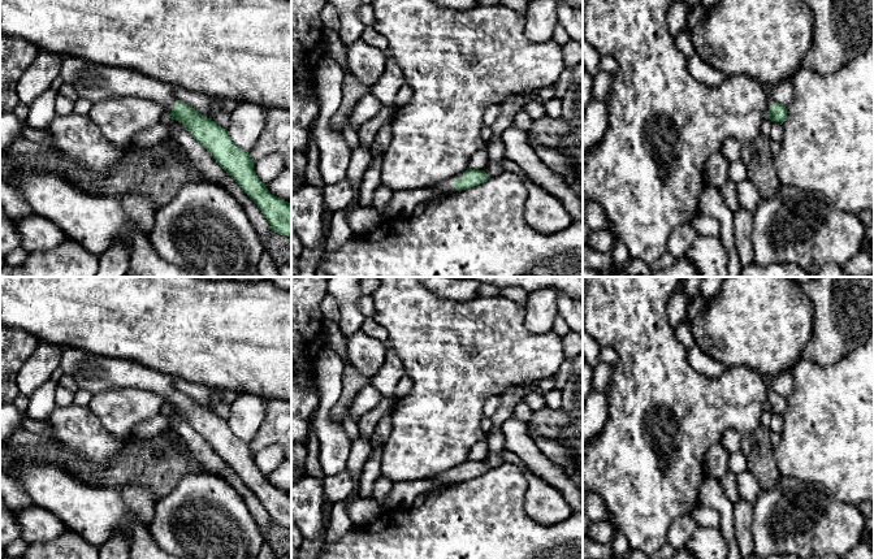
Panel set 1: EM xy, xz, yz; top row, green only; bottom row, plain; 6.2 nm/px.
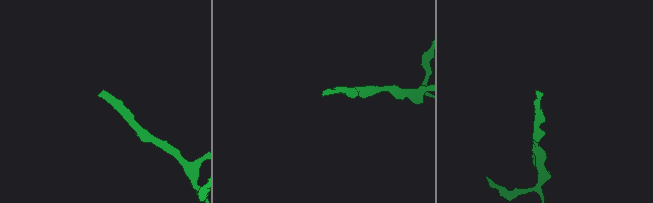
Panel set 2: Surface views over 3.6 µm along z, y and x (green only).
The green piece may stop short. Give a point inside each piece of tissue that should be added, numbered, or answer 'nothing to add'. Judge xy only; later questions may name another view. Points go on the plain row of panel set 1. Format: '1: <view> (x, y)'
1: xy (94, 373)

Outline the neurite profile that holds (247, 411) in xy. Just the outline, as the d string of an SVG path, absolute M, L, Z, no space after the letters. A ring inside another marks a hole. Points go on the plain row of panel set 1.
M239 394L232 403L228 424L234 436L250 442L265 416L265 399L254 394Z

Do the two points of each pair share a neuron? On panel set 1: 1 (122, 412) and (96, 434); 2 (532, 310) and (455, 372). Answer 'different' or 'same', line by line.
1: different
2: different

